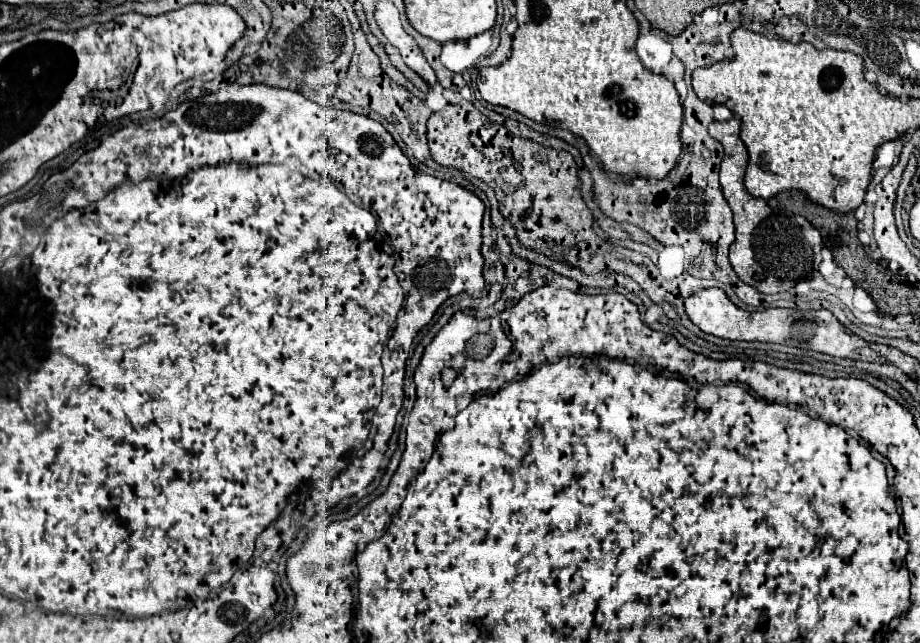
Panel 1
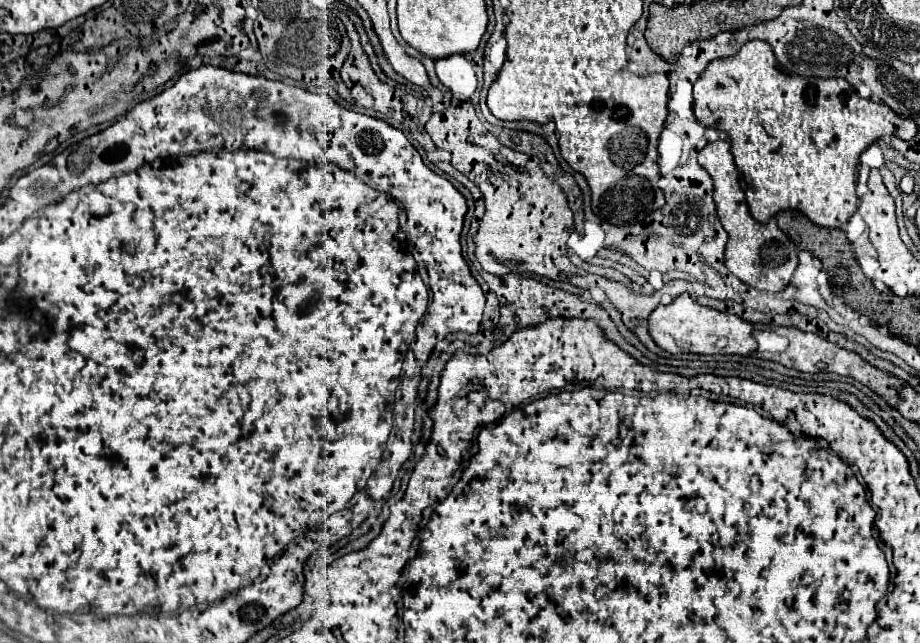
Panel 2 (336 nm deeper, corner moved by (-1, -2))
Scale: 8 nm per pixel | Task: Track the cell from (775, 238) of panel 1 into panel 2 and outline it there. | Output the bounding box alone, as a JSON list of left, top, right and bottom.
[699,140,799,292]

